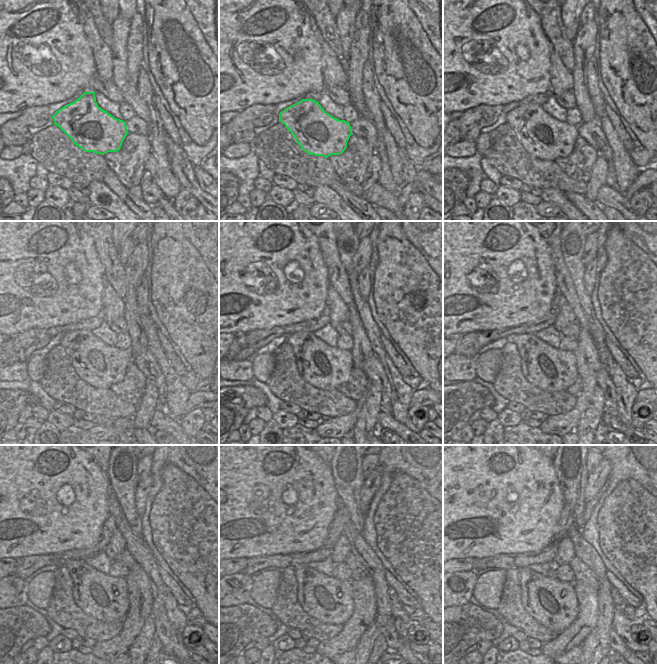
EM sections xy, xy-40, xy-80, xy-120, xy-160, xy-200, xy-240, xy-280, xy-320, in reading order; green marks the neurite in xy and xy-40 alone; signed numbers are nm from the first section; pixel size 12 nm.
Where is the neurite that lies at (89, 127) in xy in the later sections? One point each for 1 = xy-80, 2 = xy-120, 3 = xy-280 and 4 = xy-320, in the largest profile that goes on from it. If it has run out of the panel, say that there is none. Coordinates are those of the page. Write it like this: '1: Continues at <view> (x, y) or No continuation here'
1: Continues at xy-80 (541, 135)
2: Continues at xy-120 (96, 363)
3: Continues at xy-280 (329, 600)
4: Continues at xy-320 (551, 602)

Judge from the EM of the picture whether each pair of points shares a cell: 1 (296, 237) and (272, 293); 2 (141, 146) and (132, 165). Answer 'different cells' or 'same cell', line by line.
1: same cell
2: same cell

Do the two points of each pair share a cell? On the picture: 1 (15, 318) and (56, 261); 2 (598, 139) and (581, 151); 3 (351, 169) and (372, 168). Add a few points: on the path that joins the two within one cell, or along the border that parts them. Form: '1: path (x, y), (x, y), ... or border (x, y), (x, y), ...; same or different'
1: path (24, 304), (30, 298), (30, 294), (49, 275); same
2: border (579, 136), (598, 155); different
3: border (374, 152), (361, 184); different

